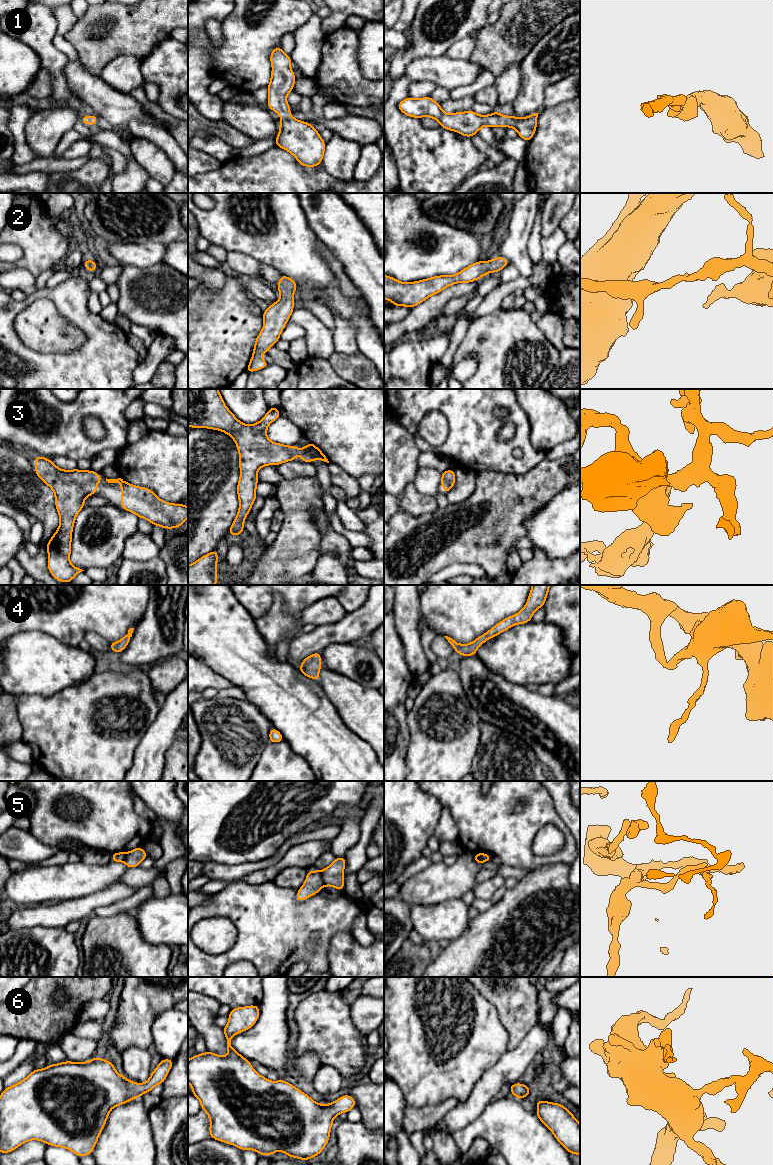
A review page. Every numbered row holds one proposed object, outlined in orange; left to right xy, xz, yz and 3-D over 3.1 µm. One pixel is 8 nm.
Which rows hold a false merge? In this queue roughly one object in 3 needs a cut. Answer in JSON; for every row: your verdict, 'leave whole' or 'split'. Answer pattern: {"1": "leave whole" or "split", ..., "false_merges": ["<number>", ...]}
{"1": "leave whole", "2": "leave whole", "3": "leave whole", "4": "leave whole", "5": "split", "6": "leave whole", "false_merges": ["5"]}

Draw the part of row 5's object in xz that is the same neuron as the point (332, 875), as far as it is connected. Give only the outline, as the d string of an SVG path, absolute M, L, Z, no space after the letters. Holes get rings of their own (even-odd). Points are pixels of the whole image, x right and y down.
M345 856L335 857L335 860L332 864L320 871L324 885L332 886L339 891L344 891L343 871L345 866Z

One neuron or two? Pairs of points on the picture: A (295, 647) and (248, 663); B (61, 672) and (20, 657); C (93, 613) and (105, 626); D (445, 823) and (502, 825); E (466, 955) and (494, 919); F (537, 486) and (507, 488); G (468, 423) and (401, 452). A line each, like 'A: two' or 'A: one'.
A: two
B: one
C: one
D: two
E: one
F: one
G: two

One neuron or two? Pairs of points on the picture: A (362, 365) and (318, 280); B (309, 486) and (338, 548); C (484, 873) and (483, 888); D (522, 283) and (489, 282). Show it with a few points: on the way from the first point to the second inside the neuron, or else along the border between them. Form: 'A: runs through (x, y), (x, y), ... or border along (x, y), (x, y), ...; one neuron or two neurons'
A: border along (359, 351), (373, 364); two neurons
B: border along (322, 536), (320, 554); two neurons
C: border along (496, 873), (476, 884); two neurons
D: border along (501, 283), (484, 297); two neurons

